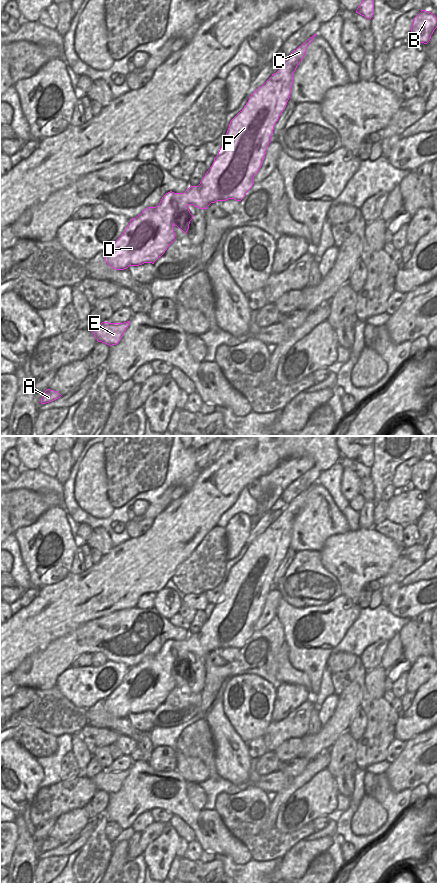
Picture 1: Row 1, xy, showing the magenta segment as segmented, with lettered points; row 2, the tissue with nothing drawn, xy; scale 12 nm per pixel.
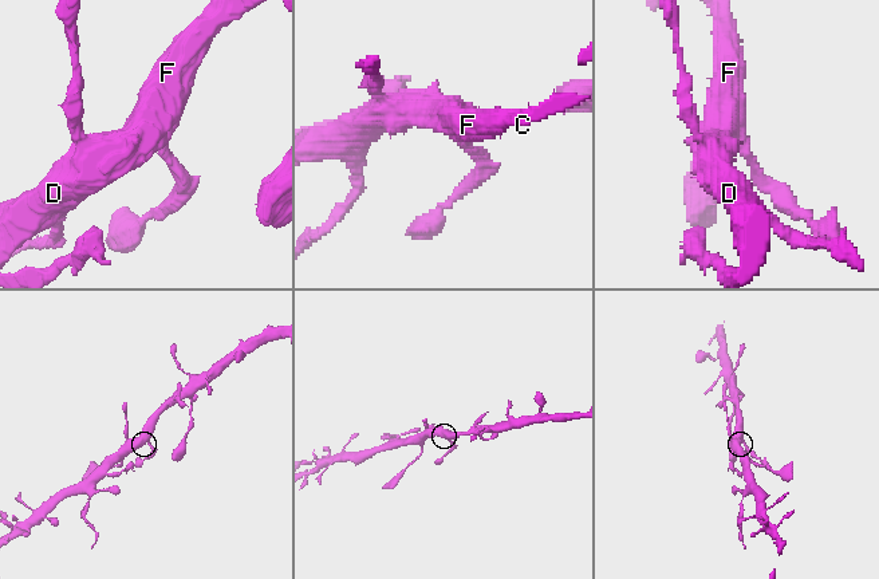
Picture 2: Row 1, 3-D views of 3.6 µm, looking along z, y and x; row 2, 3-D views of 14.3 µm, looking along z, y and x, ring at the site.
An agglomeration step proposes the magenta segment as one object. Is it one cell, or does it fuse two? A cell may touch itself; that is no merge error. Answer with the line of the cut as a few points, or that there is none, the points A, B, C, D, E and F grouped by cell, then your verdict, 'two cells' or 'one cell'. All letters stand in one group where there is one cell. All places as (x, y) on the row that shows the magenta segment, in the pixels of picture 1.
no cut; A B C D E F; one cell

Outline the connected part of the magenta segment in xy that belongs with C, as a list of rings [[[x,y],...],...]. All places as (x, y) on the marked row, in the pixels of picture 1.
[[[316,35],[294,50],[281,68],[251,94],[244,108],[231,120],[218,155],[198,186],[190,186],[184,193],[170,191],[162,197],[158,206],[148,207],[130,220],[122,235],[104,251],[105,261],[109,266],[116,270],[124,270],[129,266],[144,263],[154,264],[176,240],[174,225],[187,233],[190,221],[193,219],[189,205],[207,209],[211,203],[217,201],[228,199],[241,201],[245,197],[262,166],[267,147],[272,141],[274,126],[290,98],[294,72]]]

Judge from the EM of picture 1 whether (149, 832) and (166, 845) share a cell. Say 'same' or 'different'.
different

